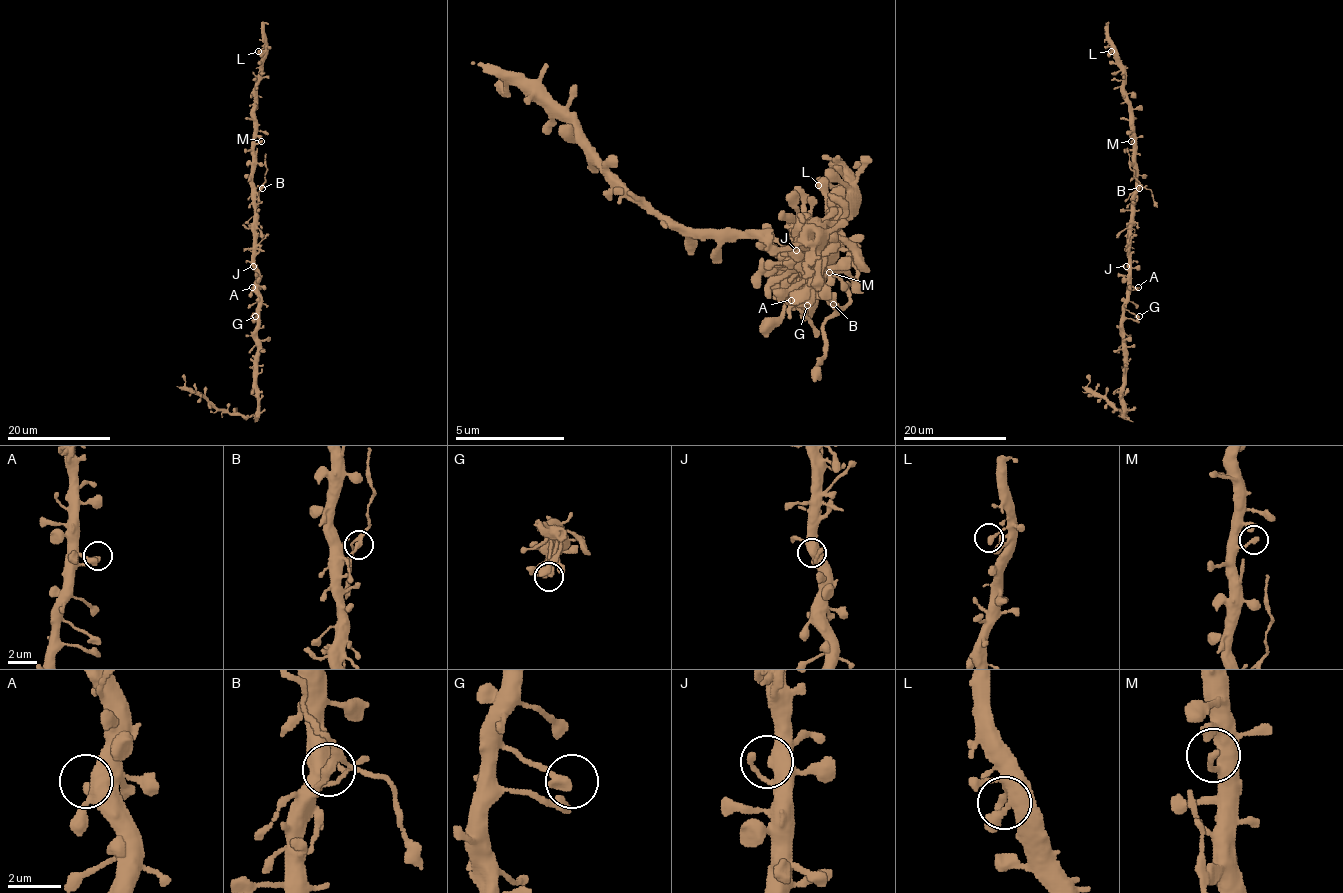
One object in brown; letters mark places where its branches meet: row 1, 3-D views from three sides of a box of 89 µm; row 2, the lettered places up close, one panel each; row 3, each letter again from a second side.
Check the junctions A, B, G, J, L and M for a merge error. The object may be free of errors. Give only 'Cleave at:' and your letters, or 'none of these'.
Cleave at: none of these

